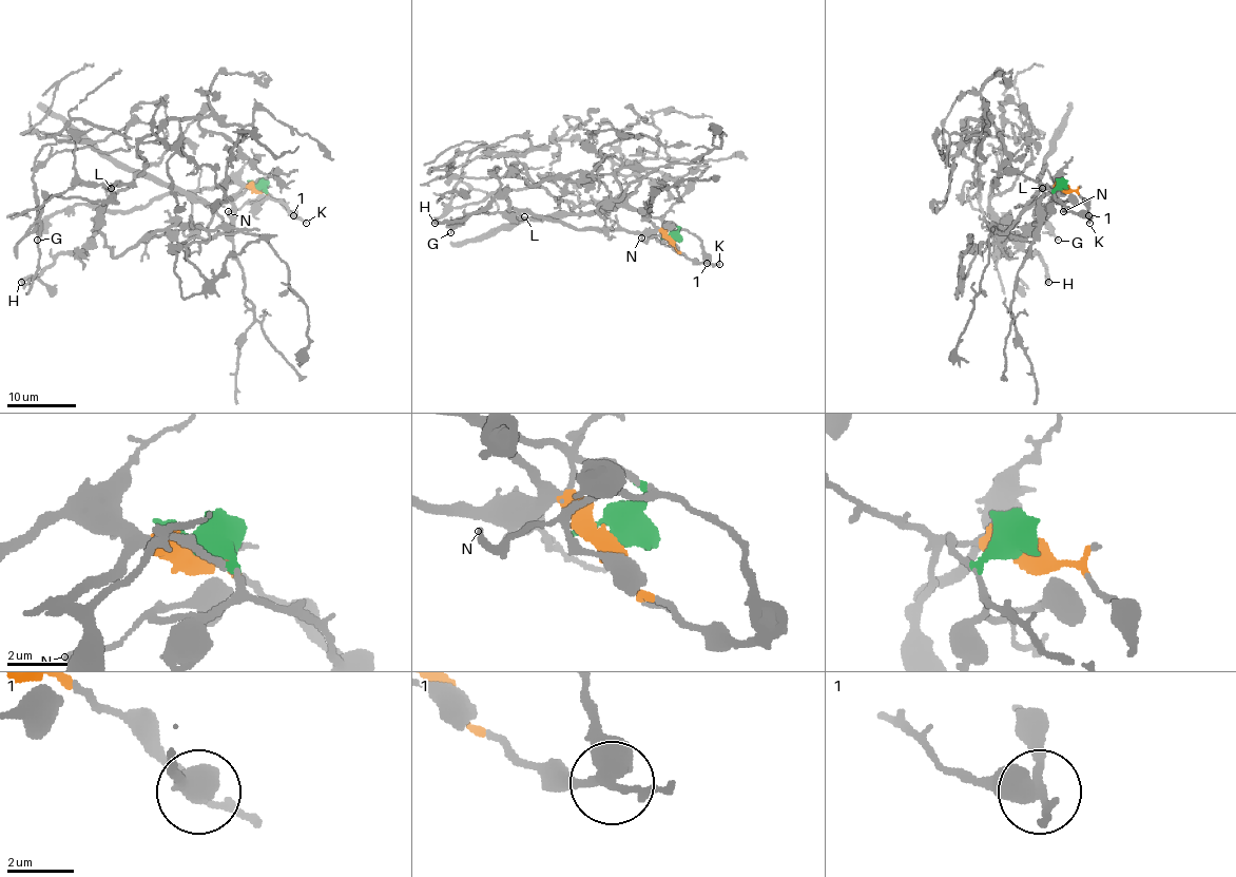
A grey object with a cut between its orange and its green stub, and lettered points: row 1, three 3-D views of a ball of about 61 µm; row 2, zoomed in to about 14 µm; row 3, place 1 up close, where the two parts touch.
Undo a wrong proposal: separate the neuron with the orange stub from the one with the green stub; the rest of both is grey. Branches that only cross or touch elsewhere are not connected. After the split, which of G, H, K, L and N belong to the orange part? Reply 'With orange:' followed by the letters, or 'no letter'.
With orange: G, H, K, L

